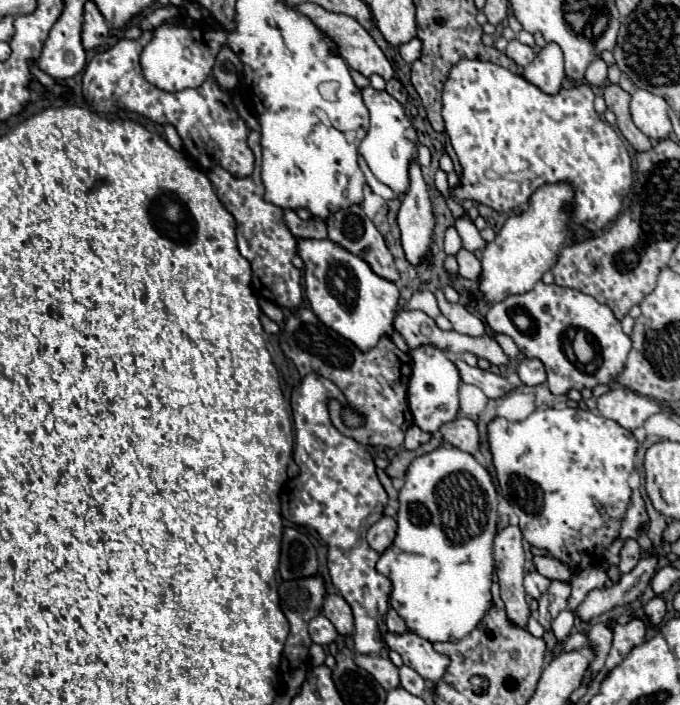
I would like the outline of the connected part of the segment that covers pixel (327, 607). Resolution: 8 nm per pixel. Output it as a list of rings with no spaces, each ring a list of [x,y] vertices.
[[[328,594],[324,598],[322,614],[336,626],[338,634],[352,634],[352,630],[354,630],[352,610],[350,610],[348,602],[340,594]]]

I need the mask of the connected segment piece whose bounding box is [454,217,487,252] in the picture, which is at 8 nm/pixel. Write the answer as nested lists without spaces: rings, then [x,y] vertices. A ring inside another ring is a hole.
[[[463,217],[458,218],[454,223],[454,227],[462,240],[462,246],[467,250],[471,252],[481,250],[487,244],[472,221]]]

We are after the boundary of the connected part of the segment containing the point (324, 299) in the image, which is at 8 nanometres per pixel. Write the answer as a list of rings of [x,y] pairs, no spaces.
[[[298,240],[298,254],[306,264],[306,296],[320,322],[336,330],[342,338],[348,338],[358,350],[370,350],[382,336],[394,332],[392,320],[400,298],[394,282],[372,274],[362,258],[356,258],[330,240]]]

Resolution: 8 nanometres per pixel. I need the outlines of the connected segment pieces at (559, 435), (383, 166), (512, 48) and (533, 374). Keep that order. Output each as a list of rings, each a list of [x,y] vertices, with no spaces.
[[[538,408],[526,420],[514,424],[504,418],[494,418],[488,424],[488,440],[500,490],[520,518],[518,526],[528,544],[546,550],[548,556],[566,564],[572,574],[588,566],[600,566],[604,562],[600,556],[604,556],[608,546],[618,538],[620,524],[632,502],[628,476],[634,472],[634,456],[638,450],[634,434],[588,410]]]
[[[366,86],[362,88],[362,98],[364,98],[366,108],[370,110],[370,130],[366,138],[360,142],[358,152],[366,160],[372,174],[382,184],[386,184],[396,196],[402,196],[410,186],[408,166],[414,160],[414,146],[418,142],[416,128],[406,116],[404,106],[396,102],[396,98],[392,98],[388,92],[380,92],[380,90],[374,90],[372,86]]]
[[[512,40],[506,46],[506,56],[512,58],[518,66],[528,66],[532,62],[532,58],[534,58],[534,52],[532,52],[530,46],[524,46],[518,40]]]
[[[526,358],[520,362],[518,376],[526,386],[538,386],[538,384],[546,382],[544,364],[540,360],[534,360],[534,358]]]

